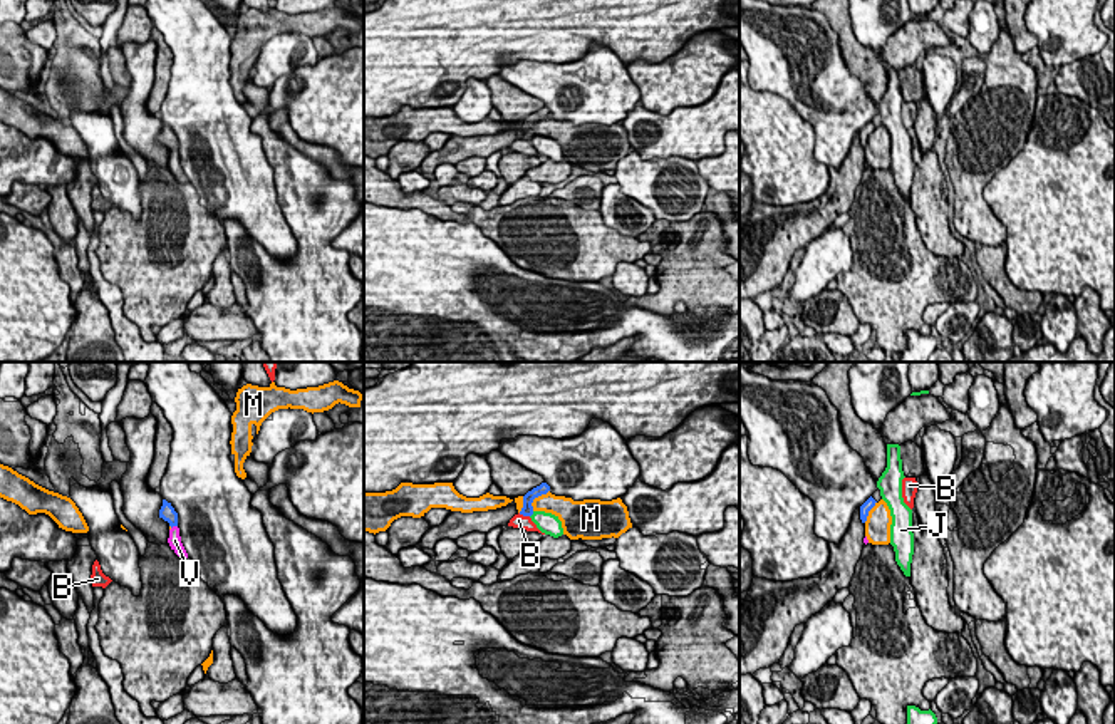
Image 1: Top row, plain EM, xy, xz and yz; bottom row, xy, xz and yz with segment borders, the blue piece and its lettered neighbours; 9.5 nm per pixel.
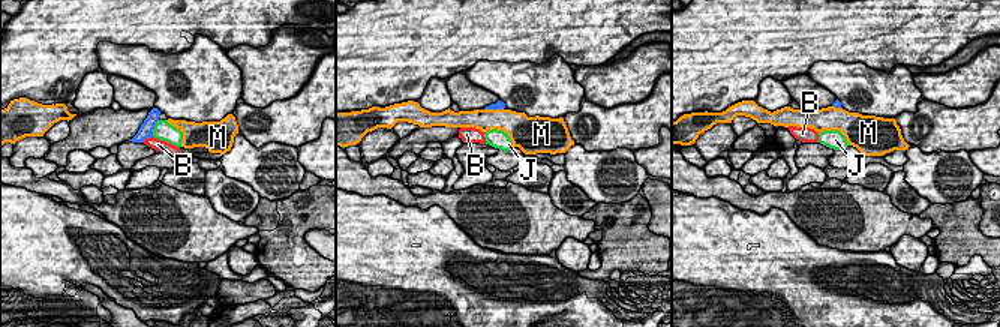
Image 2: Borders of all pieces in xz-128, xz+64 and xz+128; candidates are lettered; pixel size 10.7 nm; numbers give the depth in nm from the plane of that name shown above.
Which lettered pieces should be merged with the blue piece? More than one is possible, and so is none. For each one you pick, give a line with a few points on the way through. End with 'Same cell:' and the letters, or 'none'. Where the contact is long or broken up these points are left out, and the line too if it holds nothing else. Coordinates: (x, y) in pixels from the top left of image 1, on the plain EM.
V: across xy (166, 136), (173, 149), (175, 165)
Same cell: V

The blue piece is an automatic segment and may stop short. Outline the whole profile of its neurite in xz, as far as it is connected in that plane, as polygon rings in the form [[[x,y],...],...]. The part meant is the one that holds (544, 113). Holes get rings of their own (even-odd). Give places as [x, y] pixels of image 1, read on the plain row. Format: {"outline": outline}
{"outline": [[[542,107],[540,111],[528,116],[523,121],[523,132],[521,132],[520,139],[532,141],[533,139],[533,131],[532,131],[533,124],[542,121],[542,119],[547,119],[548,116],[550,116],[550,111],[547,107]]]}

